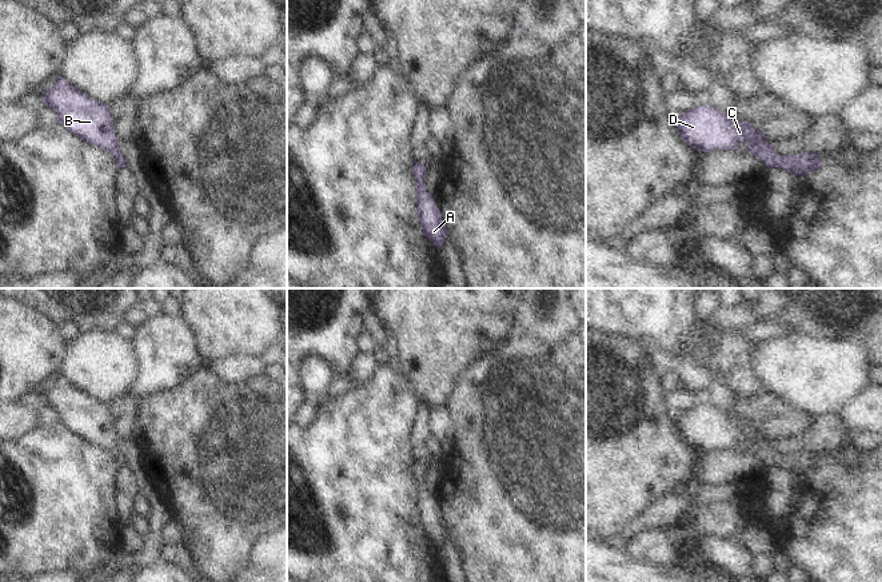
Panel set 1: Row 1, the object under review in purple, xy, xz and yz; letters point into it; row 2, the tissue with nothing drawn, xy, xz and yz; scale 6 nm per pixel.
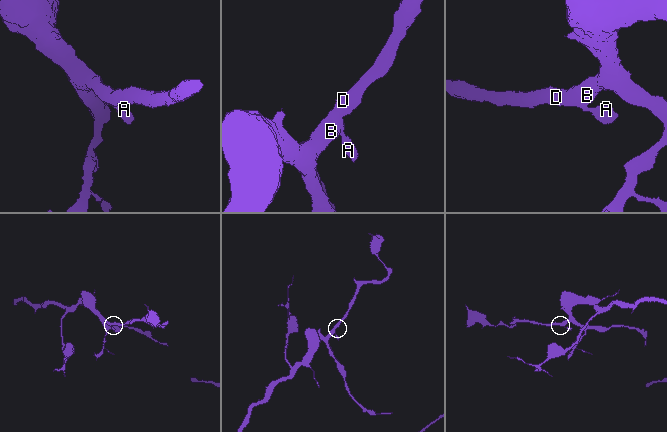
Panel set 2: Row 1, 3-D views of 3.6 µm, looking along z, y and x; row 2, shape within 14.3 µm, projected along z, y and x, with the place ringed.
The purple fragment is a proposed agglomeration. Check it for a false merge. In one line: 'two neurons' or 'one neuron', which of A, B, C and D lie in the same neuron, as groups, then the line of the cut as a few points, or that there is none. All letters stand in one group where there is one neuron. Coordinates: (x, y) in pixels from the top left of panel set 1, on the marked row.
one neuron | A B C D | no cut

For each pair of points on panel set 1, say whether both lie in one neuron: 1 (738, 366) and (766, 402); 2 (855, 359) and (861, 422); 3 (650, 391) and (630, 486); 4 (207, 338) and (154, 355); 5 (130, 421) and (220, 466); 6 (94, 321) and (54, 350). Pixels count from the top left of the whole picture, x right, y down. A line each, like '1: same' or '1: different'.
1: different
2: different
3: same
4: different
5: different
6: different

